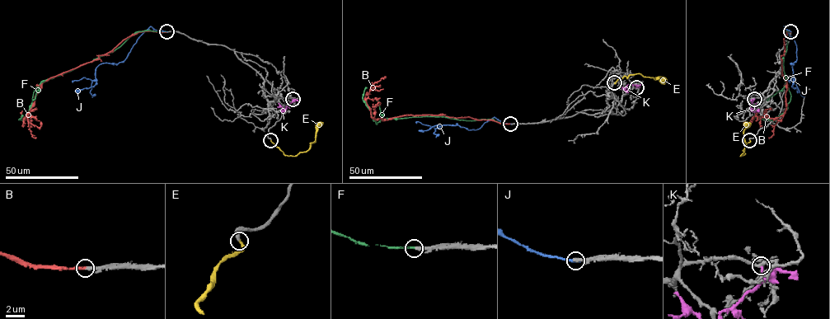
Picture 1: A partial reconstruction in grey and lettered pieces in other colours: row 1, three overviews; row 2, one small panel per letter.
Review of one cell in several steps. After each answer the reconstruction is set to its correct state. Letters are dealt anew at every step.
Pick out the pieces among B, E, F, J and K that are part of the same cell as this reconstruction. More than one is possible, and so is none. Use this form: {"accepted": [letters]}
{"accepted": ["B", "E"]}

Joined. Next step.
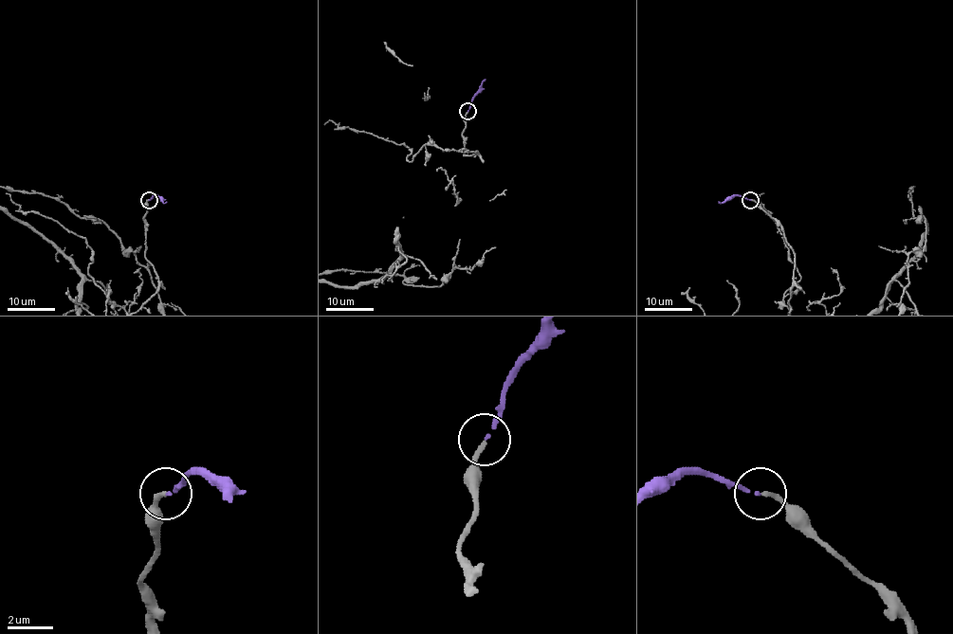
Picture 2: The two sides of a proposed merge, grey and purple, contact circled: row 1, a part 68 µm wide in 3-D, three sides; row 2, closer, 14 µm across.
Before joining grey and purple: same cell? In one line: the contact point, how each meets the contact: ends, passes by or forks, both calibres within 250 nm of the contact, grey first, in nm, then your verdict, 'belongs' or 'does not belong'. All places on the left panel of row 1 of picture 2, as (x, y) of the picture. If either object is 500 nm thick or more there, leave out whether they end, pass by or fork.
(149, 200) | grey ends | purple ends | 190/120 nm | belongs

